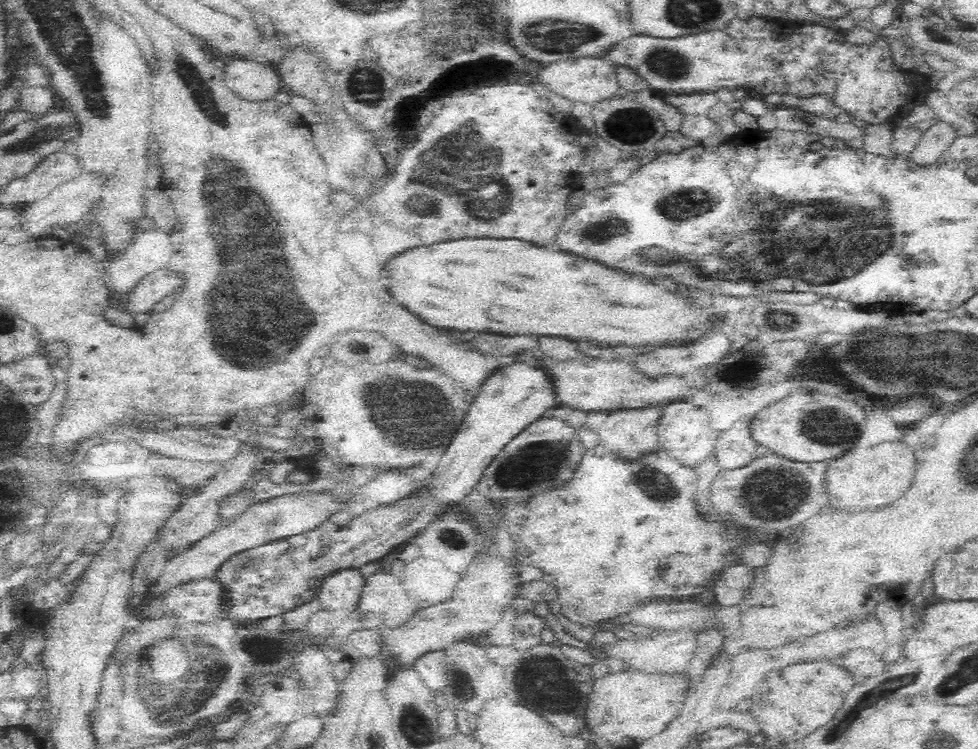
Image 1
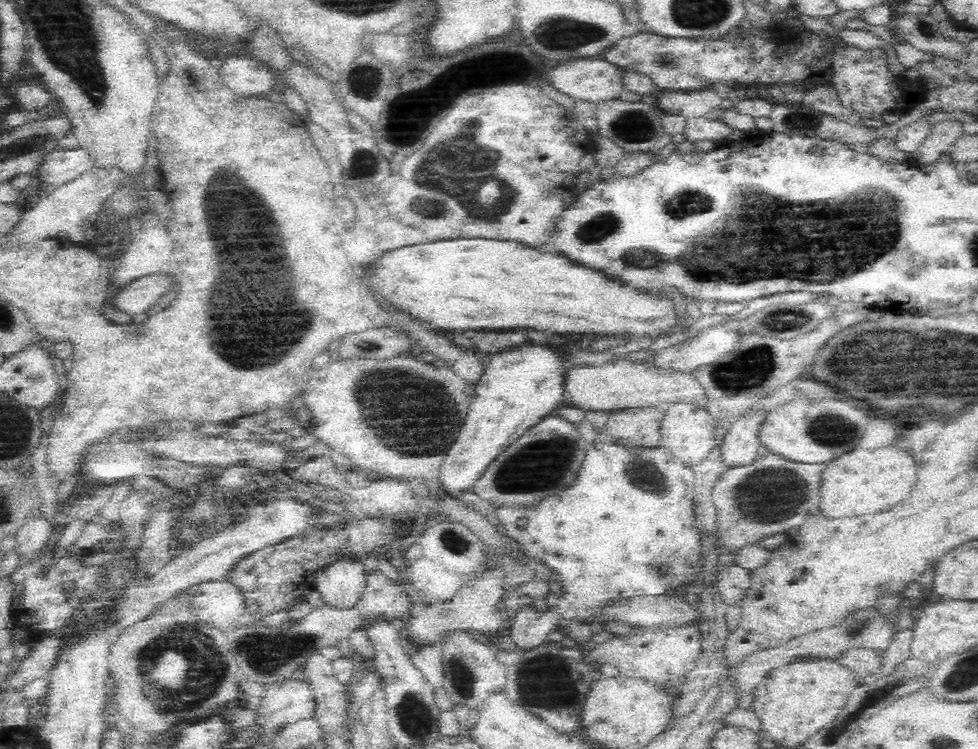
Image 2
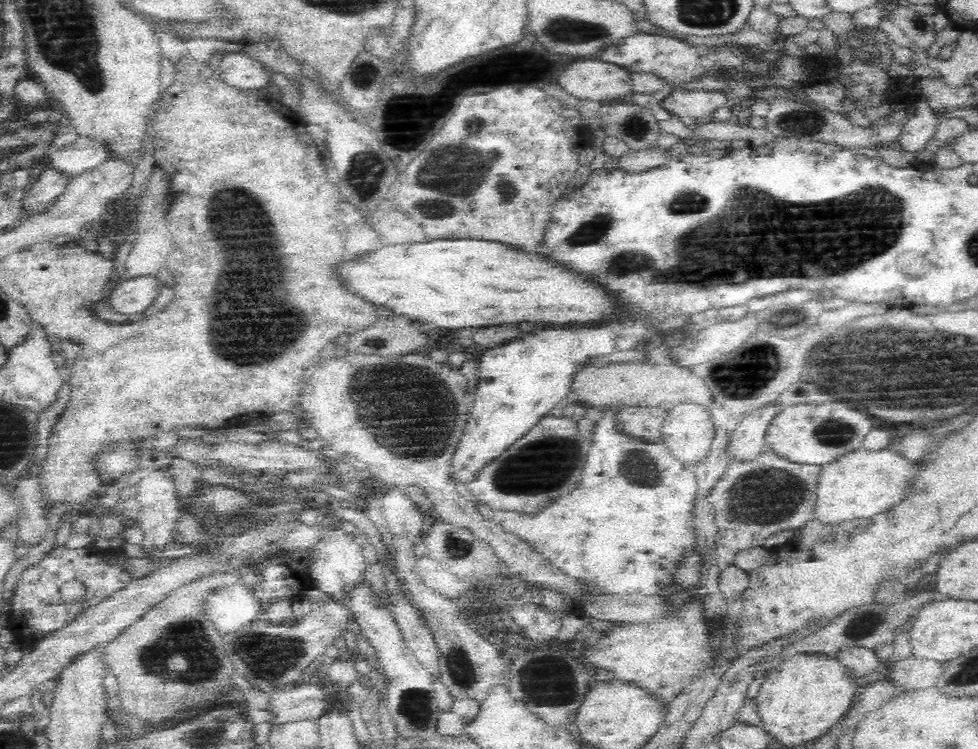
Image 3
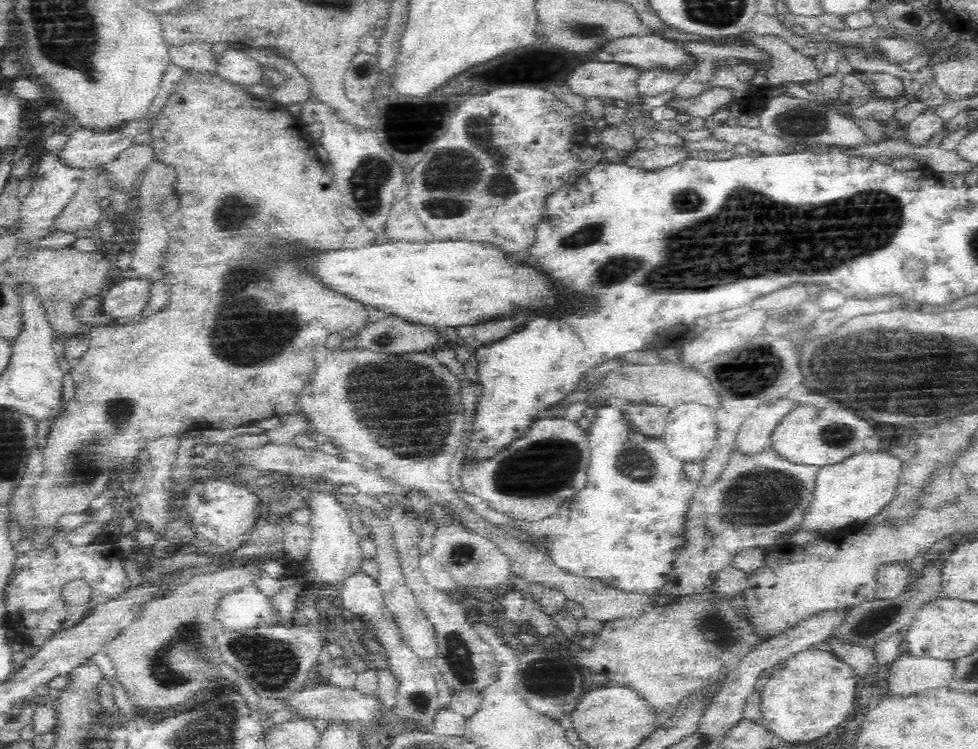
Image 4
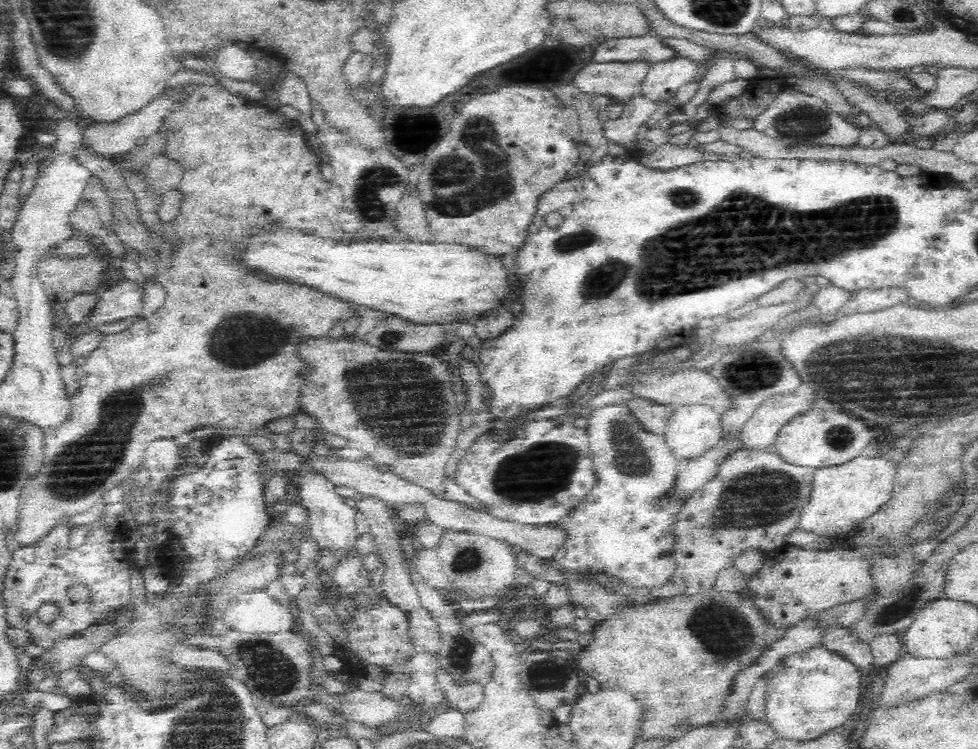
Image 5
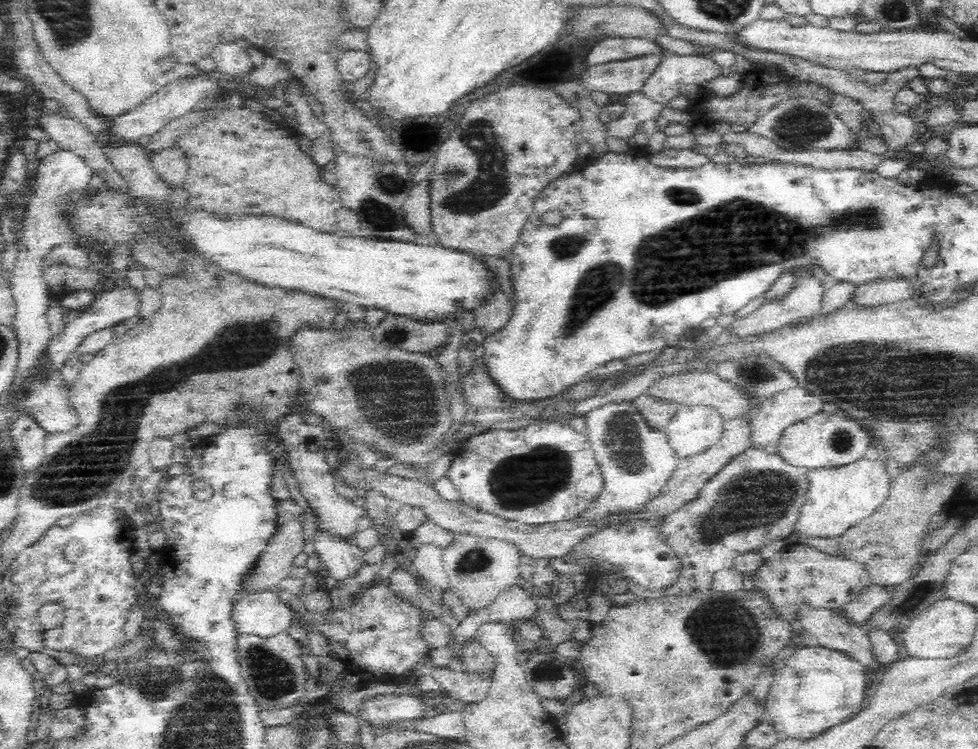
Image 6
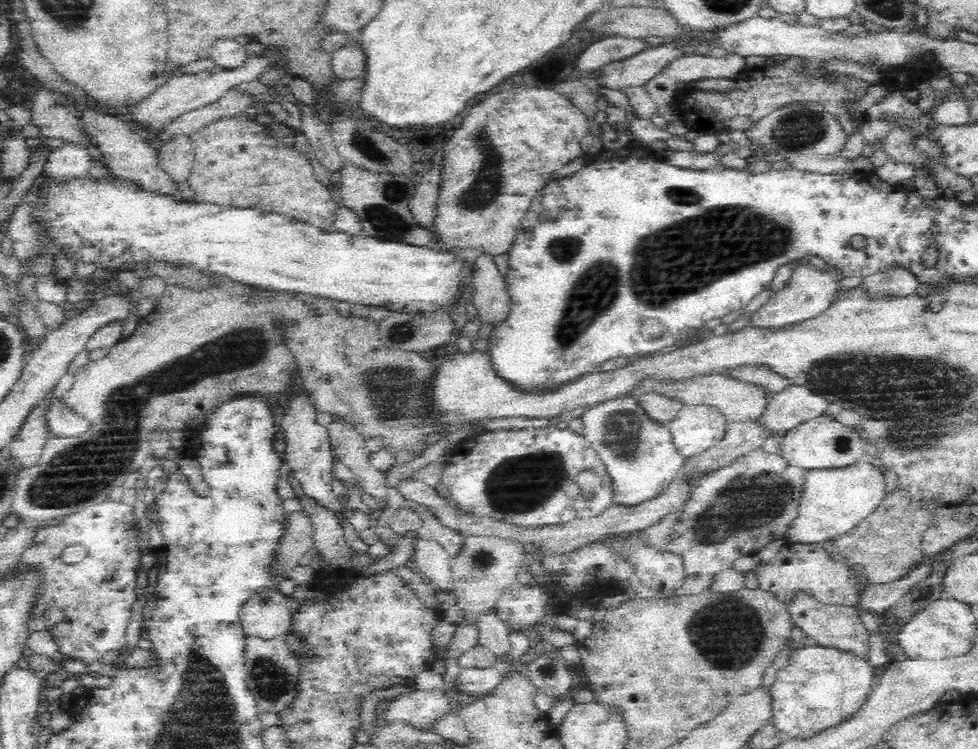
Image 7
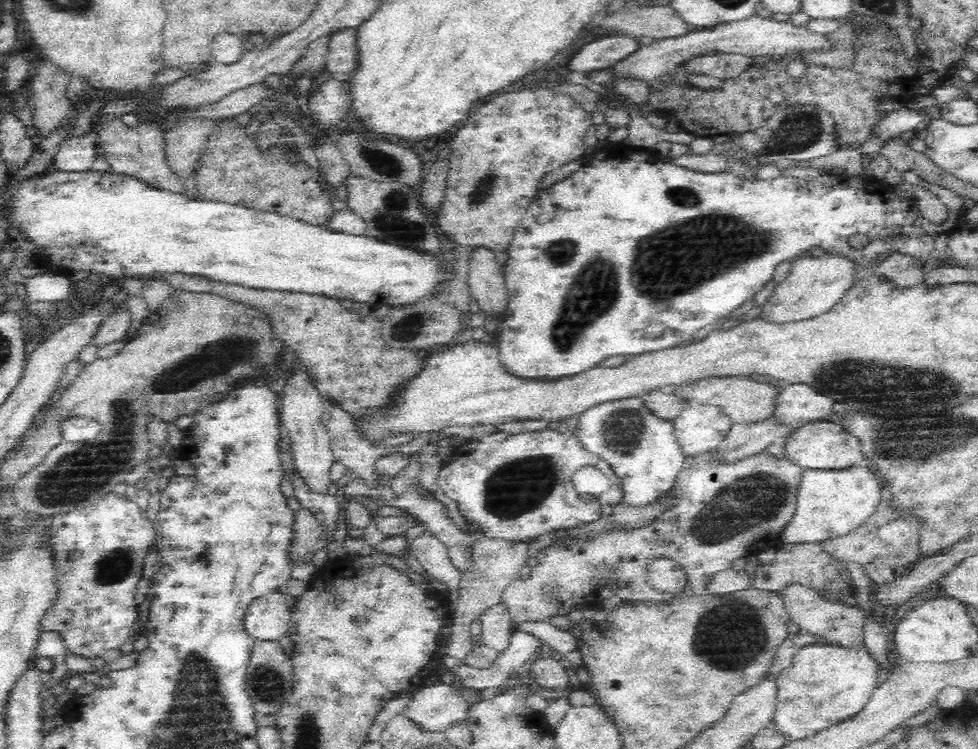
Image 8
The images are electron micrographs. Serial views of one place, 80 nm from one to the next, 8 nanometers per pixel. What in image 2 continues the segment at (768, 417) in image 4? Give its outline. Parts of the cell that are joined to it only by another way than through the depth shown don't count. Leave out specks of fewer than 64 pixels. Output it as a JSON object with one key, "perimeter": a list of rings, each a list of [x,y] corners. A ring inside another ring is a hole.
{"perimeter":[[[752,412],[740,416],[730,423],[730,429],[724,435],[718,455],[727,467],[746,466],[755,461],[763,451],[757,432],[767,412]]]}

